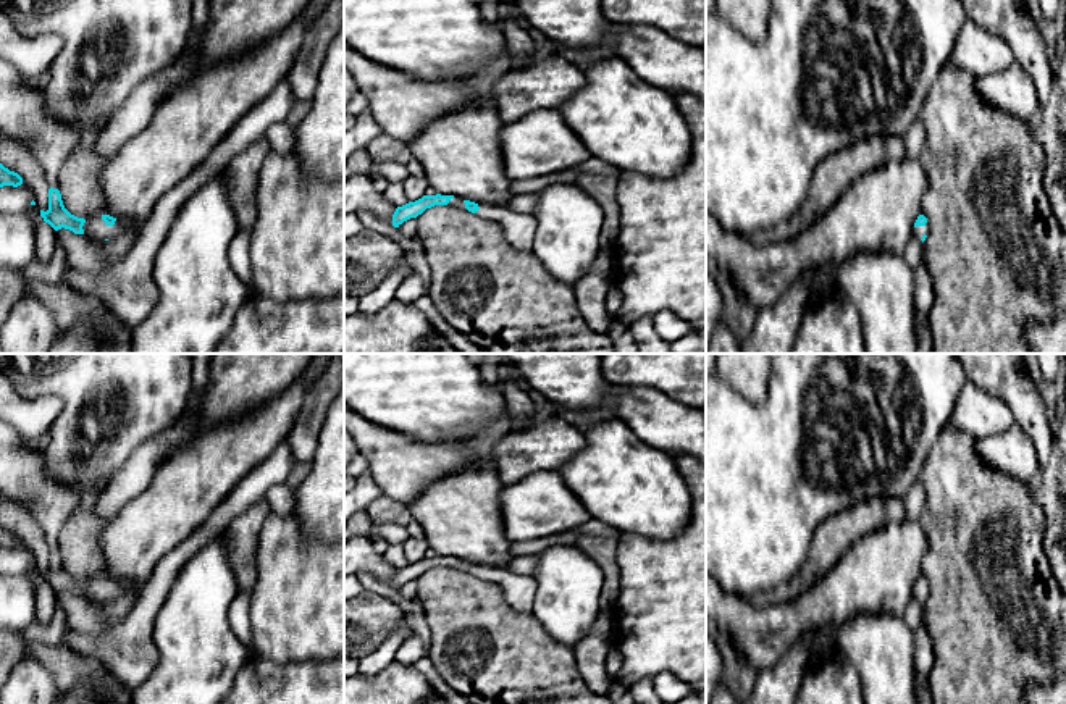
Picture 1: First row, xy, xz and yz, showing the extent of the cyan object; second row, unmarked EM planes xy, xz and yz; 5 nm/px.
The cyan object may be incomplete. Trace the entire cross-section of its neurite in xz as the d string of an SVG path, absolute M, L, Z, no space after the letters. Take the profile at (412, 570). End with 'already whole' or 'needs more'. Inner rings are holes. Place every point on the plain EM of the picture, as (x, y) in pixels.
M423 557L415 564L397 568L392 576L392 588L399 589L404 583L422 576L426 570L447 565L457 570L467 570L483 581L497 585L504 593L510 609L533 614L533 602L536 594L536 581L533 576L522 576L504 567L475 565L454 557Z; needs more

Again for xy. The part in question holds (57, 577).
M53 549L48 551L48 572L40 572L40 578L55 593L65 589L74 596L86 594L99 602L108 602L132 593L141 593L144 586L139 583L116 581L110 576L94 578L87 583L84 580L78 580L65 570L60 552Z; needs more

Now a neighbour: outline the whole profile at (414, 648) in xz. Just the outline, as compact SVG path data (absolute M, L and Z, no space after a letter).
M410 633L396 652L394 660L404 665L415 665L425 659L430 651L430 643L425 643L417 633Z

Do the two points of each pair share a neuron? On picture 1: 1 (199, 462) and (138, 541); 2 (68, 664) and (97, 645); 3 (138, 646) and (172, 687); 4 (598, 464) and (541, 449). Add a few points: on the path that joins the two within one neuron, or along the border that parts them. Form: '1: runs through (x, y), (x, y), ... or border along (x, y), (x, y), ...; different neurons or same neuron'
1: runs through (193, 481), (155, 522); same neuron
2: border along (60, 643), (94, 657), (115, 675); different neurons
3: border along (154, 627), (157, 664), (136, 687); different neurons
4: border along (583, 431), (583, 446), (556, 470); different neurons

